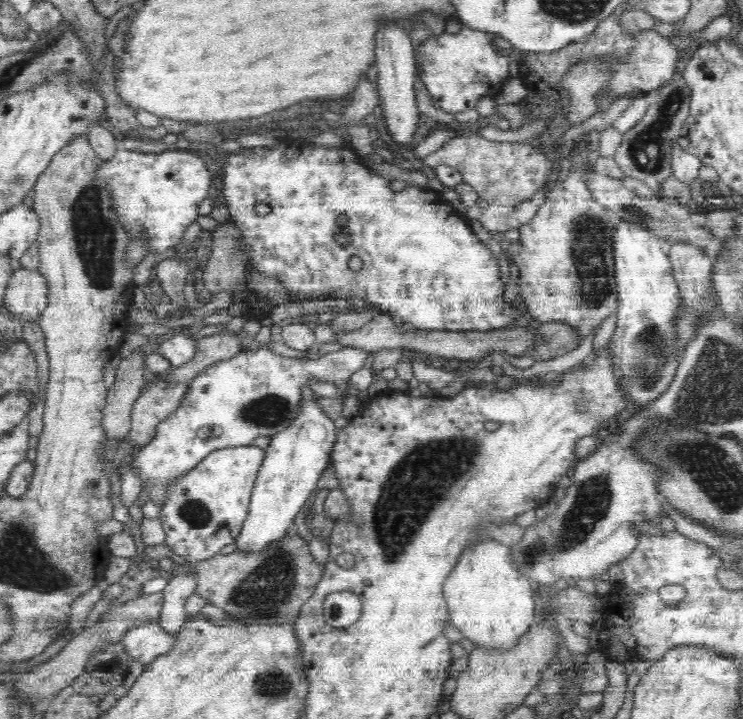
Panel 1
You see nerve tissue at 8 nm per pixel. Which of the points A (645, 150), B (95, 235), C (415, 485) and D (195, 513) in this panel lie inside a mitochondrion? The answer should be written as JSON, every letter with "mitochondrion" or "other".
{"A":"mitochondrion","B":"mitochondrion","C":"mitochondrion","D":"mitochondrion"}

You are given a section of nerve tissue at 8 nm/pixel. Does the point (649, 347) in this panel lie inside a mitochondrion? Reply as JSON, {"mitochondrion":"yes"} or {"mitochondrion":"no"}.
{"mitochondrion":"yes"}

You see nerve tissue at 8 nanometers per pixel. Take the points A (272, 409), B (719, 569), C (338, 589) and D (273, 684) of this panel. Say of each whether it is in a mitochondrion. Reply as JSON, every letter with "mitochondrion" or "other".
{"A":"mitochondrion","B":"other","C":"other","D":"mitochondrion"}

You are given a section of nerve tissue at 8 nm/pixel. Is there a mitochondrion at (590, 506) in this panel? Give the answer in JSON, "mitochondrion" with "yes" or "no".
{"mitochondrion":"yes"}

